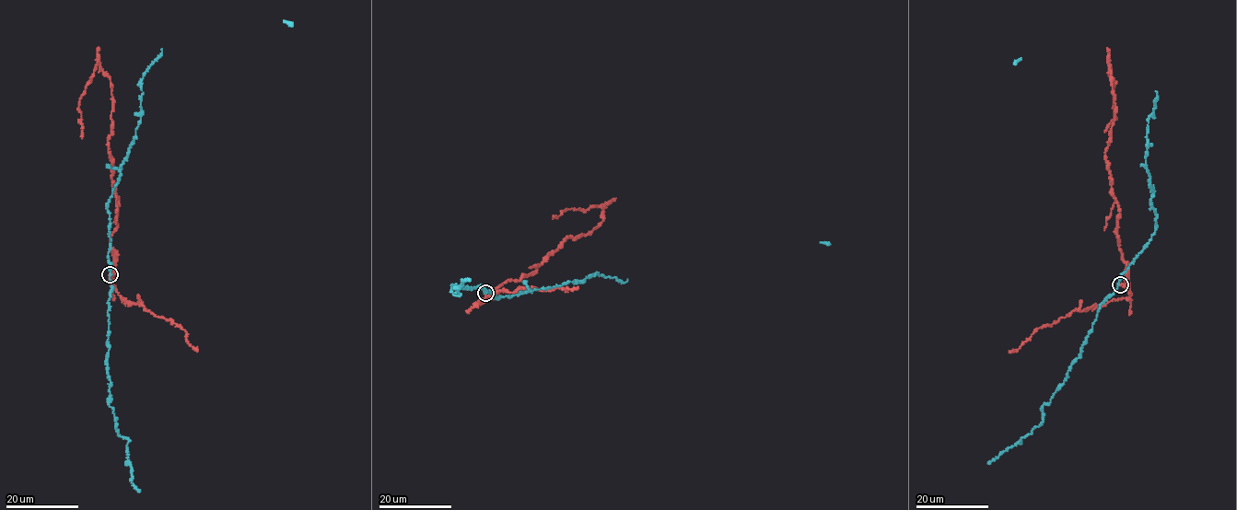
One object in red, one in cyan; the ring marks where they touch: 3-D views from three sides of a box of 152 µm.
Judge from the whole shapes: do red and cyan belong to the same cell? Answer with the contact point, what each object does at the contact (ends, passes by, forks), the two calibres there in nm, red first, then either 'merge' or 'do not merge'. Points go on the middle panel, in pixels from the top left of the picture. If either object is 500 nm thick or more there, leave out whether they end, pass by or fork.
at (485, 293); red ends there; cyan passes by; 170 nm thick on the red side, 240 nm on the other; do not merge

